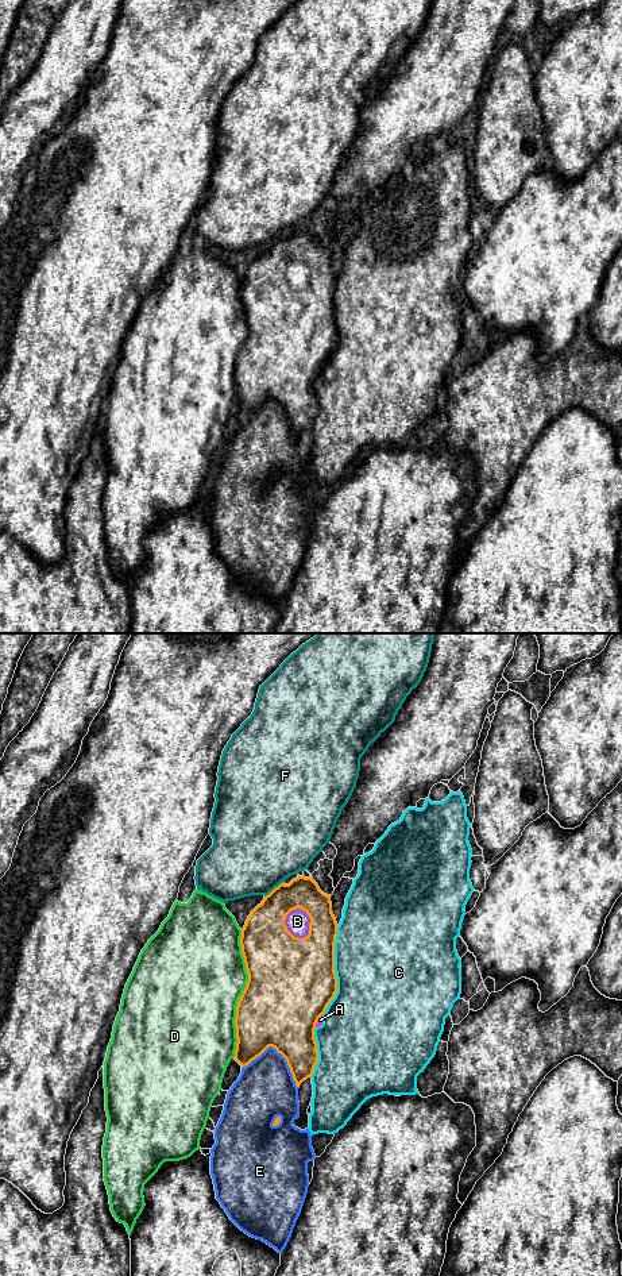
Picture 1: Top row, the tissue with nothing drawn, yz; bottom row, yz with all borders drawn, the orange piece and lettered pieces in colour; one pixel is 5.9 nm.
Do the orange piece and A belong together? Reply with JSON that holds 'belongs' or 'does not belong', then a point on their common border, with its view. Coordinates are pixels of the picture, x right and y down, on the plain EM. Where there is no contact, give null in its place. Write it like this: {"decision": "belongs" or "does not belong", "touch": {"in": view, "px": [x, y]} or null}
{"decision": "does not belong", "touch": {"in": "yz", "px": [317, 371]}}

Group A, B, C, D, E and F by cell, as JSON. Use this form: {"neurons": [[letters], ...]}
{"neurons": [["A", "C"], ["B"], ["D"], ["E"], ["F"]]}

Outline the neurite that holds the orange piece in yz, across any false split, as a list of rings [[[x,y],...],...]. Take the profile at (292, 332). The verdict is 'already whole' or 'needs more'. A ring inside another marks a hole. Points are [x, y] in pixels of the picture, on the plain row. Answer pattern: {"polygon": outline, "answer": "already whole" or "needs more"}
{"polygon": [[[298,227],[289,236],[281,235],[251,263],[240,289],[248,334],[237,354],[235,370],[237,394],[233,410],[242,420],[273,398],[286,410],[298,440],[304,432],[312,429],[318,413],[316,375],[337,344],[336,288],[337,274],[332,265],[331,247],[324,246],[312,228]]], "answer": "needs more"}

